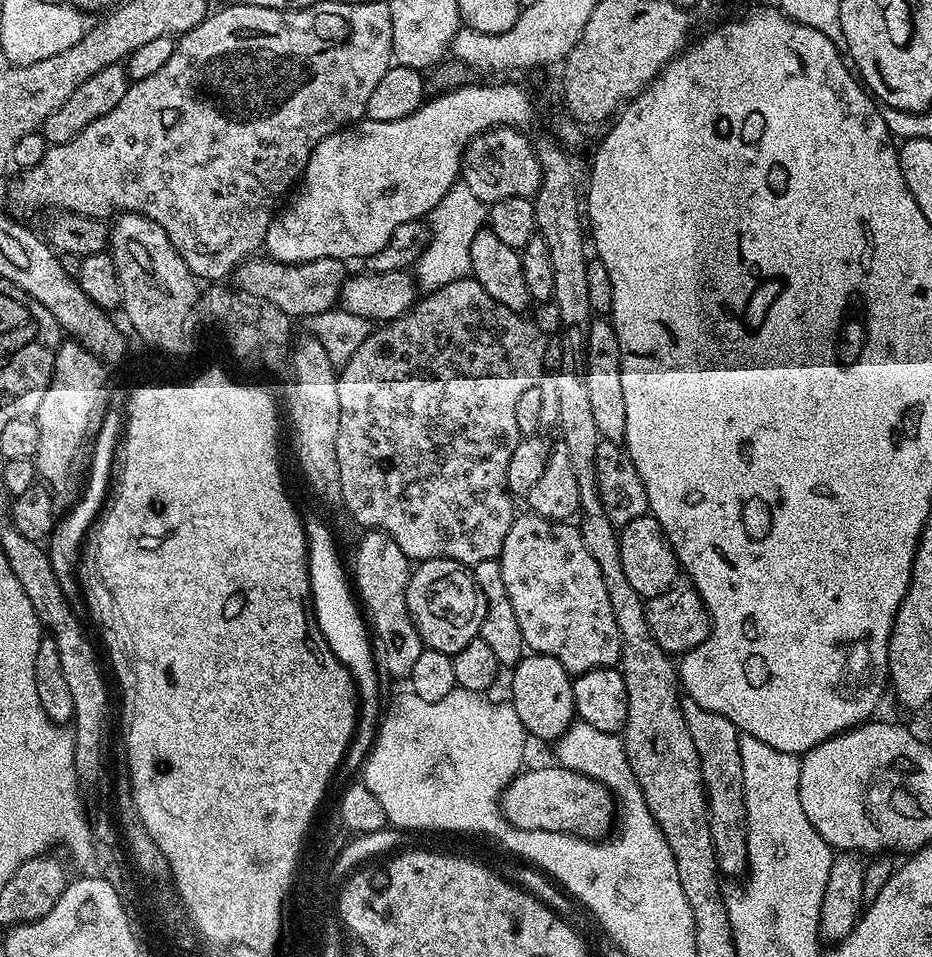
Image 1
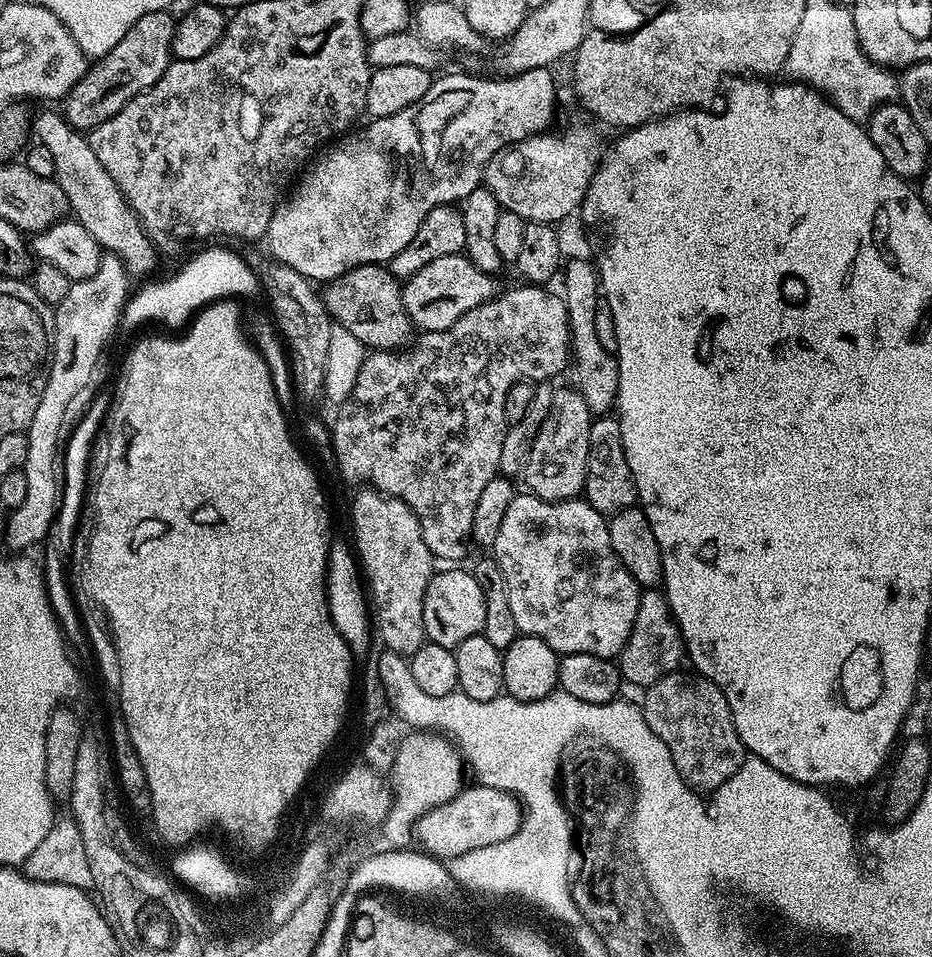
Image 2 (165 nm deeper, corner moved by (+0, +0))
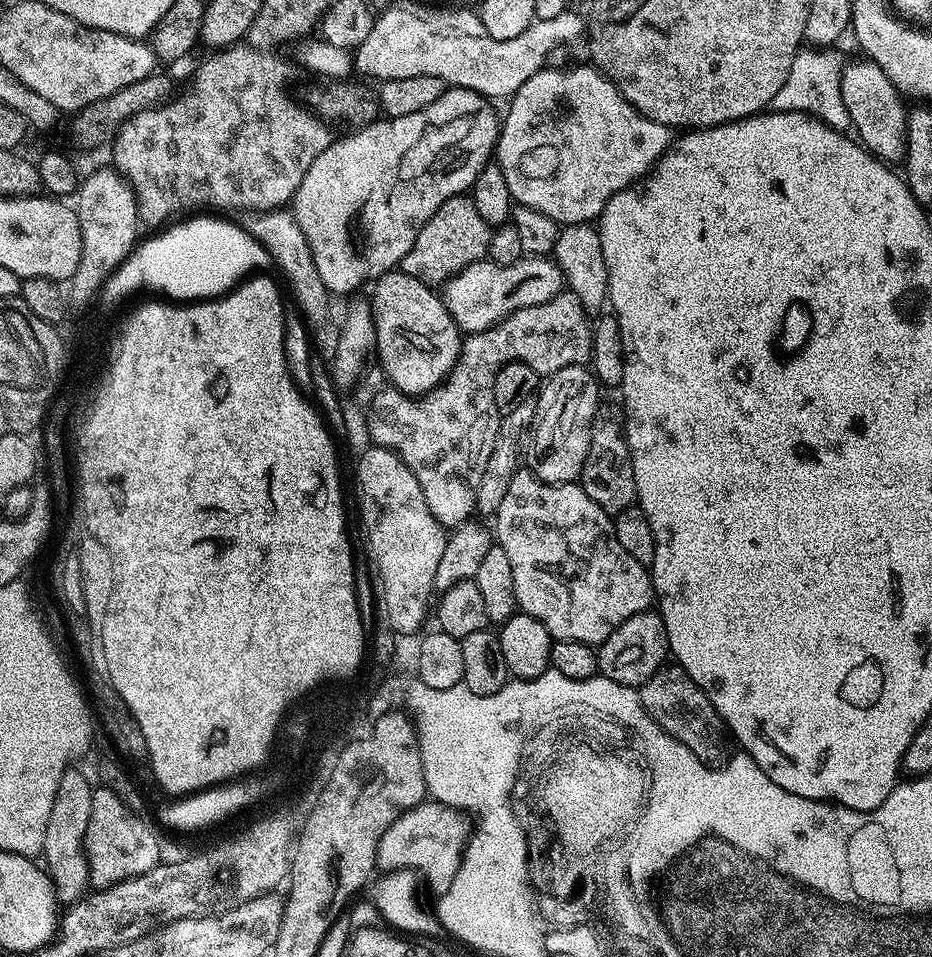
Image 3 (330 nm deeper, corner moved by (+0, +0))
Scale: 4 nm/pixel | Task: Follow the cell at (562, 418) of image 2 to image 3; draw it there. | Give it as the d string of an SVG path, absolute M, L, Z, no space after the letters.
M583 364L566 366L558 370L554 377L556 384L556 397L548 404L548 409L541 411L538 416L538 423L534 428L536 441L532 444L532 464L530 471L542 482L547 484L570 484L579 481L582 474L582 466L586 462L586 454L590 450L590 434L592 433L592 423L594 414L602 403L602 385L592 374L591 367Z

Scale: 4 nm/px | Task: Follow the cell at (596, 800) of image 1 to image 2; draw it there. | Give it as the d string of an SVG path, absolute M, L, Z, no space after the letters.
M473 783L460 789L452 800L430 809L417 820L414 829L414 840L423 851L444 862L456 858L478 847L496 845L514 838L520 825L524 822L524 805L517 796L506 790L491 788L485 784Z

